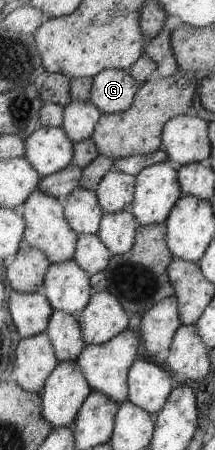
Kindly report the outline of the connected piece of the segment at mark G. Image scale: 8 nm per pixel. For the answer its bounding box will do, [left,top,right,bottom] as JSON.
[91,69,140,113]

